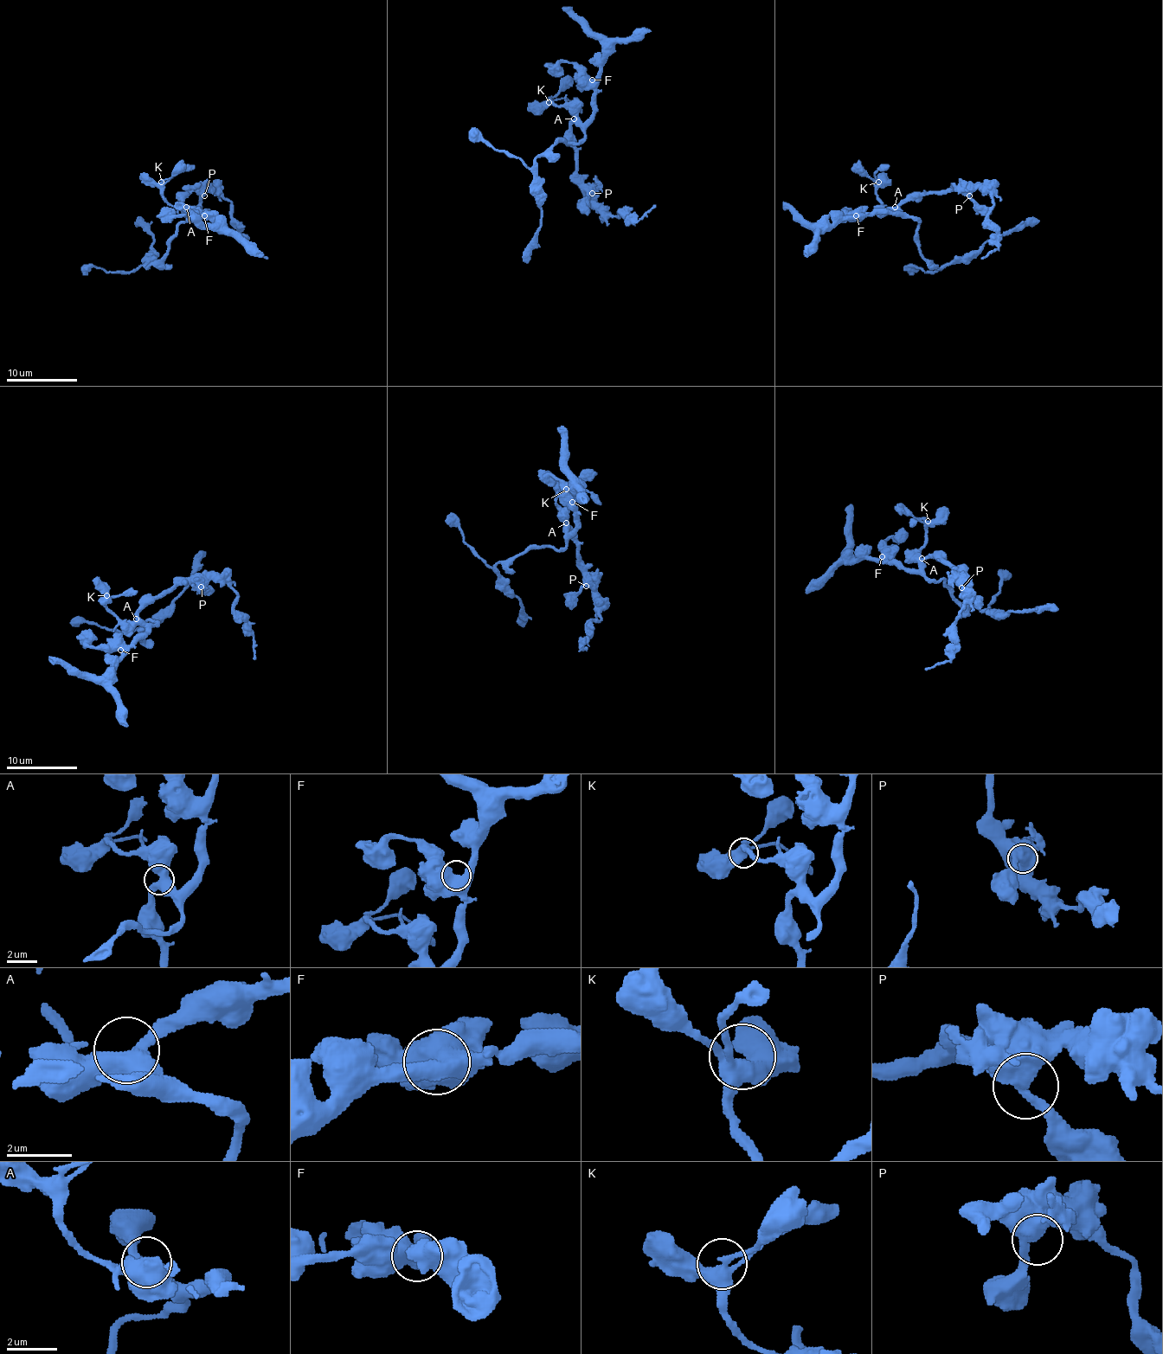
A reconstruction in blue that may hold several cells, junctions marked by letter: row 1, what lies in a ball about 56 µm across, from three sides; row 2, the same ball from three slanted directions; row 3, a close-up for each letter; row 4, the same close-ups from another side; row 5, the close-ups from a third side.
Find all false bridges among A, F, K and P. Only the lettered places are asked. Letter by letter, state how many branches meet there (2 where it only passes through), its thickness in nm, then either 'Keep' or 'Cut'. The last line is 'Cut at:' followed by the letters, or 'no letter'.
A: Branches: 3. Thickness 500 nm. Keep
F: Branches: 2. Thickness 700 nm. Keep
K: Branches: 3. Thickness 480 nm. Keep
P: Branches: 2. Thickness 600 nm. Keep
Cut at: no letter

